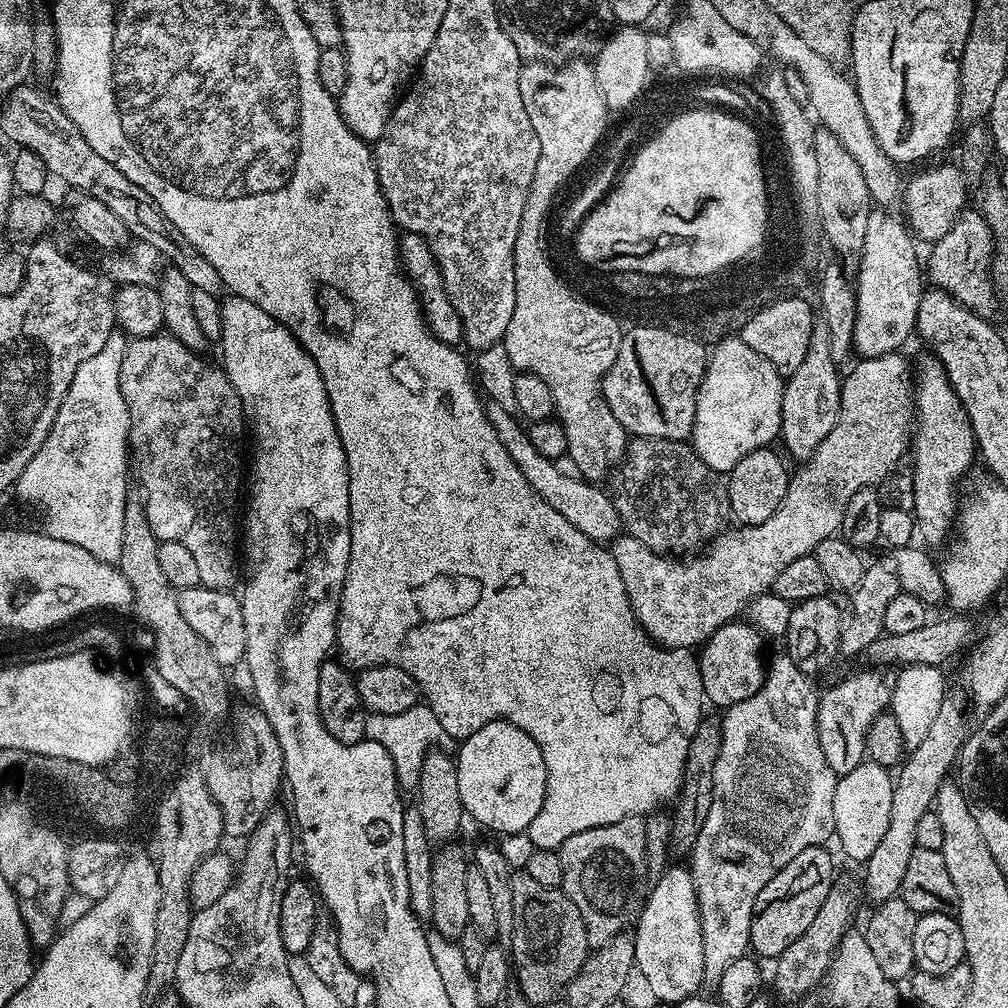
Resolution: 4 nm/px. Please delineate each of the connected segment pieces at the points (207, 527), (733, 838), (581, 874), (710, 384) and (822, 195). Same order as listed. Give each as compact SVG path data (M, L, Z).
M167 334L138 337L129 339L126 346L126 354L122 354L122 366L120 367L120 385L122 386L122 398L128 407L130 426L128 427L128 443L130 456L134 461L134 472L140 475L140 484L144 487L142 503L146 510L146 518L150 522L150 530L154 530L157 540L169 540L170 542L182 542L186 550L190 550L191 556L198 566L198 578L206 588L235 589L236 584L236 532L238 536L238 520L236 524L236 495L240 492L240 439L246 436L246 421L244 419L244 407L226 375L223 367L207 364L203 355L192 352L178 338Z
M780 654L780 656L773 658L772 664L770 660L770 667L764 676L764 684L758 692L752 697L746 698L745 701L728 706L723 713L724 738L722 750L718 754L718 762L714 766L714 802L710 802L710 814L706 814L706 822L702 822L702 830L698 834L694 846L690 849L690 857L692 856L690 871L692 880L696 884L696 910L700 913L704 974L709 985L711 983L712 986L719 985L722 974L726 974L730 965L749 951L754 902L758 898L762 886L766 886L766 882L770 882L770 878L774 878L774 874L778 874L778 870L782 870L782 866L786 866L786 862L798 858L798 854L802 854L802 850L827 845L829 843L827 840L831 841L836 835L834 790L838 777L834 770L830 770L830 766L826 762L826 754L822 754L822 746L818 742L818 726L816 725L818 692L817 689L812 689L812 684L813 681L805 676L802 670L798 670L798 666L794 666L794 662L787 654Z
M627 816L613 824L598 826L590 830L582 830L578 834L570 834L566 842L558 849L562 858L562 890L578 906L582 918L586 922L588 943L592 946L608 944L616 936L625 931L628 923L633 923L632 899L636 896L636 883L645 879L648 871L646 858L646 819L643 816Z
M739 335L726 336L711 349L708 368L696 395L690 443L715 472L727 474L746 454L767 448L780 434L785 377L762 354L750 350Z
M820 130L815 135L814 153L818 158L818 224L823 229L823 239L833 245L835 255L840 256L841 262L839 261L839 263L842 265L843 271L856 274L860 271L862 246L866 246L866 222L874 210L874 205L866 190L866 178L862 178L862 168L858 166L858 162L854 162L854 158L850 158L846 146L842 146L842 142L838 142L838 138L833 132Z

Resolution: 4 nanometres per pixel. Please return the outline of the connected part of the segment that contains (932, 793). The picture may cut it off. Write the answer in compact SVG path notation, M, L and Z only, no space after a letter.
M946 698L942 702L942 710L938 710L938 718L934 718L926 733L926 738L922 738L921 744L905 755L894 776L890 798L890 826L886 826L882 842L878 842L874 854L870 854L863 865L862 892L867 899L868 896L872 899L873 905L897 899L906 866L910 863L910 854L914 854L917 848L918 822L922 814L933 807L938 790L949 779L948 771L957 767L967 736L968 729L964 726L964 712L960 709L959 702Z

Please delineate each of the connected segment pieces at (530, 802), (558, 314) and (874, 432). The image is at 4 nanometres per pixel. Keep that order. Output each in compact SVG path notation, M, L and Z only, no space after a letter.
M491 720L482 726L482 730L474 730L474 734L463 740L459 748L460 753L455 753L454 759L458 770L458 794L462 798L465 813L471 819L473 816L482 827L504 836L527 833L530 822L534 822L534 818L538 818L538 810L542 810L548 785L546 762L538 742L534 742L526 730L514 726L508 720Z
M584 58L557 65L547 62L525 63L520 70L518 90L522 90L522 106L526 106L530 126L534 126L534 134L538 134L540 153L538 166L534 166L534 182L530 182L530 190L526 194L526 206L522 206L518 238L514 238L514 314L510 317L510 326L506 326L502 343L517 372L538 374L538 378L550 386L556 407L555 419L560 421L562 430L566 430L567 456L572 459L574 466L578 466L583 479L600 482L623 460L630 443L630 433L618 422L618 418L614 418L604 397L604 375L618 358L622 327L606 309L583 300L578 293L571 292L564 285L563 278L556 273L548 257L550 244L547 239L544 241L544 223L548 220L552 199L559 194L560 187L591 158L596 147L601 147L605 139L604 131L608 128L610 109L602 98L602 90L598 90L595 67Z
M898 351L891 352L890 354L882 354L881 356L860 358L857 359L857 364L849 372L846 372L840 386L840 409L838 410L838 418L834 422L834 430L830 430L830 434L826 434L826 438L822 438L822 446L818 446L818 450L814 452L806 463L803 466L797 467L800 468L797 472L795 469L791 473L788 481L788 489L786 490L786 498L782 502L782 506L778 506L778 510L774 510L774 514L770 514L770 518L766 518L766 522L747 526L736 526L736 529L733 527L731 530L725 530L711 544L707 545L706 550L693 555L691 558L673 558L663 552L655 552L650 546L644 546L642 542L638 542L638 538L627 534L621 534L615 540L611 541L610 551L614 562L618 564L618 574L622 574L622 584L626 586L626 594L630 598L630 606L634 610L638 622L644 628L645 634L656 645L661 648L687 648L689 650L703 645L720 627L735 621L747 609L750 601L769 591L774 578L778 578L778 574L782 574L782 570L786 570L786 566L790 566L790 562L794 562L794 558L813 555L818 542L822 542L822 538L830 538L837 535L842 526L842 518L846 518L846 506L849 505L850 498L854 498L854 494L858 494L858 490L881 484L890 473L896 471L898 465L903 461L900 459L903 456L905 459L906 453L909 451L910 441L914 431L914 368L910 360L908 364L908 360L904 355L905 353L903 351Z

